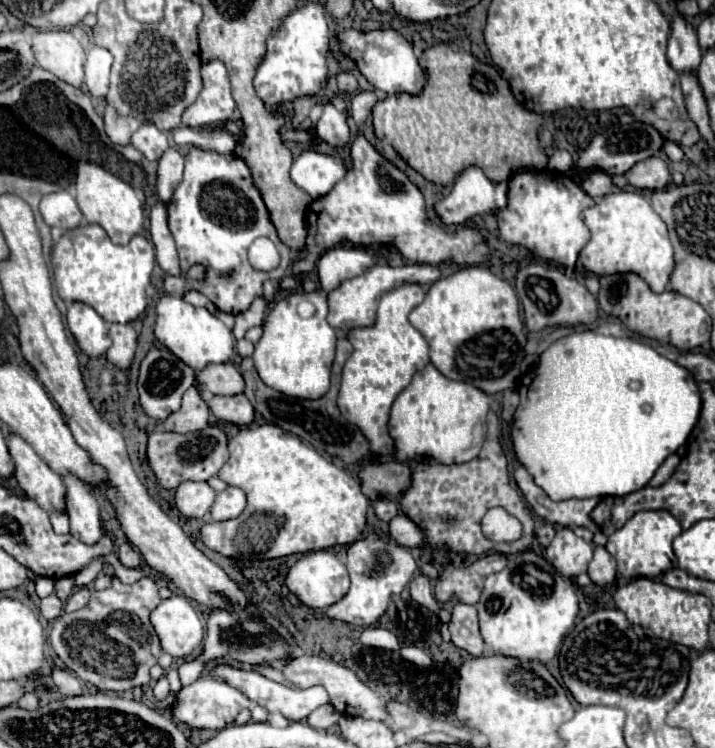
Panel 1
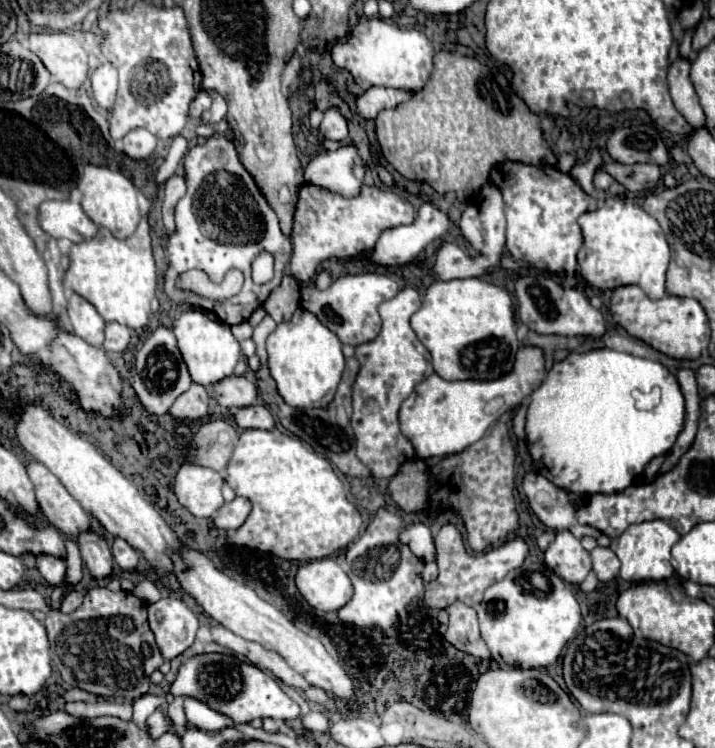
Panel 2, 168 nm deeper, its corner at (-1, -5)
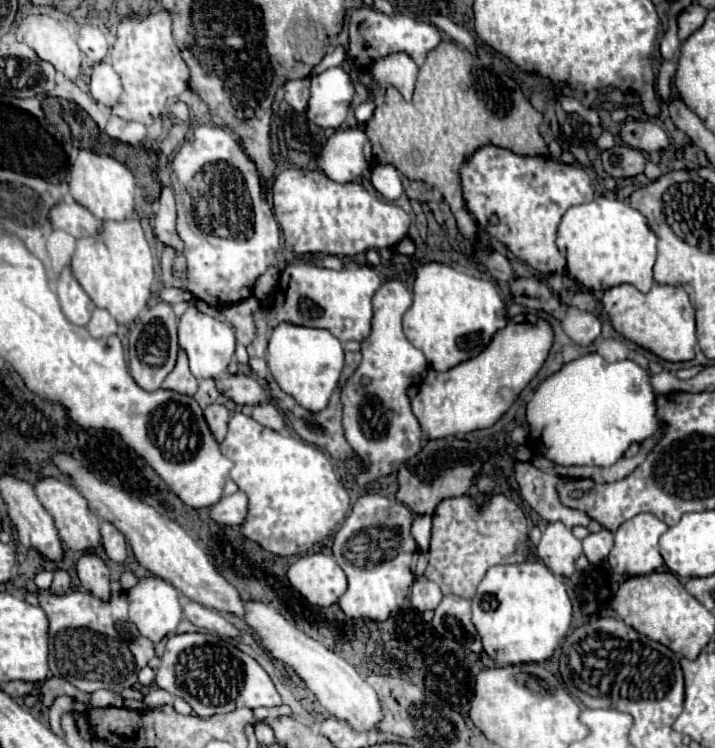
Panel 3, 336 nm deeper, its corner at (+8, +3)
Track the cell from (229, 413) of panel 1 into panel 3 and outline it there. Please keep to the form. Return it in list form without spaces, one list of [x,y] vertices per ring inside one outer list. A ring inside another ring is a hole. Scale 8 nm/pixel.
[[[264,401],[264,403],[260,403],[260,405],[254,405],[250,417],[256,419],[260,425],[270,427],[270,429],[274,429],[274,431],[282,431],[282,429],[286,427],[284,415],[282,415],[270,401]]]

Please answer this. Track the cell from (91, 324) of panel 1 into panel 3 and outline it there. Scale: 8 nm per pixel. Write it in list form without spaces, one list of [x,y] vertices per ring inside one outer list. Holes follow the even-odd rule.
[[[64,267],[56,283],[56,291],[58,291],[58,301],[60,301],[60,307],[66,319],[70,323],[76,323],[78,327],[86,327],[88,319],[92,317],[94,303],[84,293],[84,289],[78,285],[78,281],[72,277],[70,267]]]

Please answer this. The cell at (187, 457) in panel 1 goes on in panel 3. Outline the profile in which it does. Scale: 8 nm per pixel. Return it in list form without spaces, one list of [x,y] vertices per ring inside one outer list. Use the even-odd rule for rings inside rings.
[[[210,405],[204,409],[204,419],[212,431],[212,435],[216,435],[216,441],[220,443],[224,437],[226,437],[226,431],[228,431],[228,409],[224,405]]]

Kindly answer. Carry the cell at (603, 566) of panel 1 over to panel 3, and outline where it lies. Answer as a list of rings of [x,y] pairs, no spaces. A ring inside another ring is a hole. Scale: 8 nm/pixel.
[[[602,529],[600,533],[590,533],[582,545],[584,545],[584,555],[588,557],[590,563],[600,563],[608,557],[610,549],[612,549],[612,543],[614,543],[614,537],[608,529]]]

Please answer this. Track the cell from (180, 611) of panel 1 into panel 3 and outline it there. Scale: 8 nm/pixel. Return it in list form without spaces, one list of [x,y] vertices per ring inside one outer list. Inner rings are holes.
[[[158,577],[140,579],[138,585],[128,589],[128,603],[130,603],[130,619],[132,619],[132,623],[138,627],[140,635],[148,637],[154,643],[168,637],[170,633],[174,633],[178,623],[184,619],[180,593],[176,591],[176,587],[172,587],[172,583],[168,583],[164,579],[158,579]]]

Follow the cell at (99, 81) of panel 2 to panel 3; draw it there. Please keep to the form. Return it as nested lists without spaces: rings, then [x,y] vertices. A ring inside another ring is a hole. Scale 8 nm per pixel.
[[[98,63],[92,67],[90,93],[98,103],[104,103],[104,105],[112,105],[118,101],[118,97],[122,93],[122,85],[120,85],[120,79],[118,79],[116,71],[112,69],[112,65]]]

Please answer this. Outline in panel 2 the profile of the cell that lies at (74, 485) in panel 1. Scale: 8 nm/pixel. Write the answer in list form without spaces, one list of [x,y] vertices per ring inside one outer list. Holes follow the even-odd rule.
[[[85,531],[77,537],[77,543],[79,543],[81,557],[83,557],[83,563],[89,569],[89,573],[97,581],[107,579],[111,575],[113,555],[111,555],[111,549],[105,543],[105,539],[101,539],[95,531]]]

